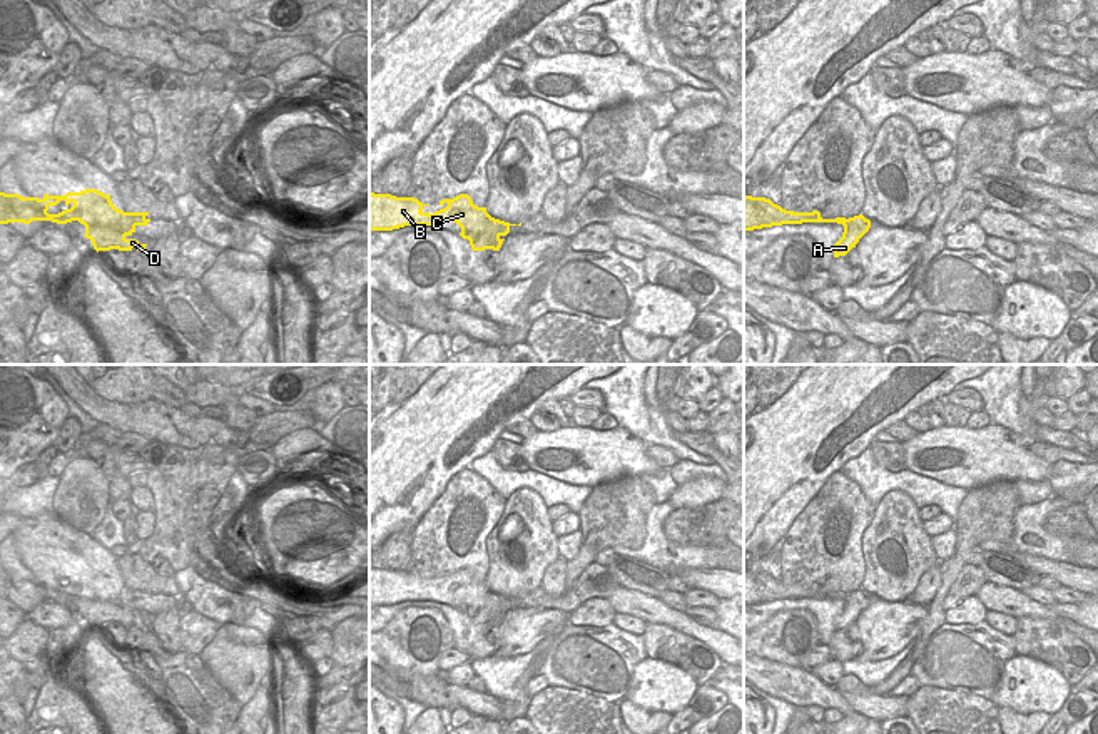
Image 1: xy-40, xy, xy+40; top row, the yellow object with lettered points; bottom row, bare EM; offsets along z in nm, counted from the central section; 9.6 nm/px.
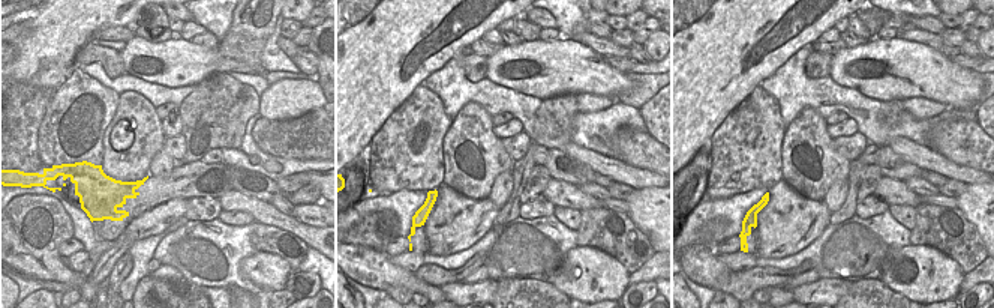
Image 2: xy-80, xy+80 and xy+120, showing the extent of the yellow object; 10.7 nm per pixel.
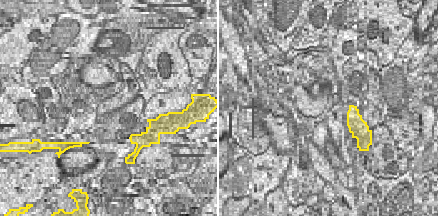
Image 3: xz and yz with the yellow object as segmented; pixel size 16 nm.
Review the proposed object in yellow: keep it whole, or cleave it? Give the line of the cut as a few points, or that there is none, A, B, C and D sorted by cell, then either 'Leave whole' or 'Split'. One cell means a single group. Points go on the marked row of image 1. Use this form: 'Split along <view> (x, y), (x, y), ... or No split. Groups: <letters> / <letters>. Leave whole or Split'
Split along xy (508, 224), (490, 218), (487, 228), (472, 246). Groups: A / B C D. Split

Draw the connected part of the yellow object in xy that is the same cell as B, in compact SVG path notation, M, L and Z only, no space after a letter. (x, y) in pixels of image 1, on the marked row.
M369 192L369 231L393 231L404 226L433 226L453 221L461 227L460 236L470 241L473 251L493 249L500 251L503 237L496 239L490 246L475 249L475 242L486 229L486 222L491 217L486 207L473 204L468 194L460 194L453 199L440 201L440 206L448 204L445 209L430 214L423 204L414 197L396 197L391 194Z

